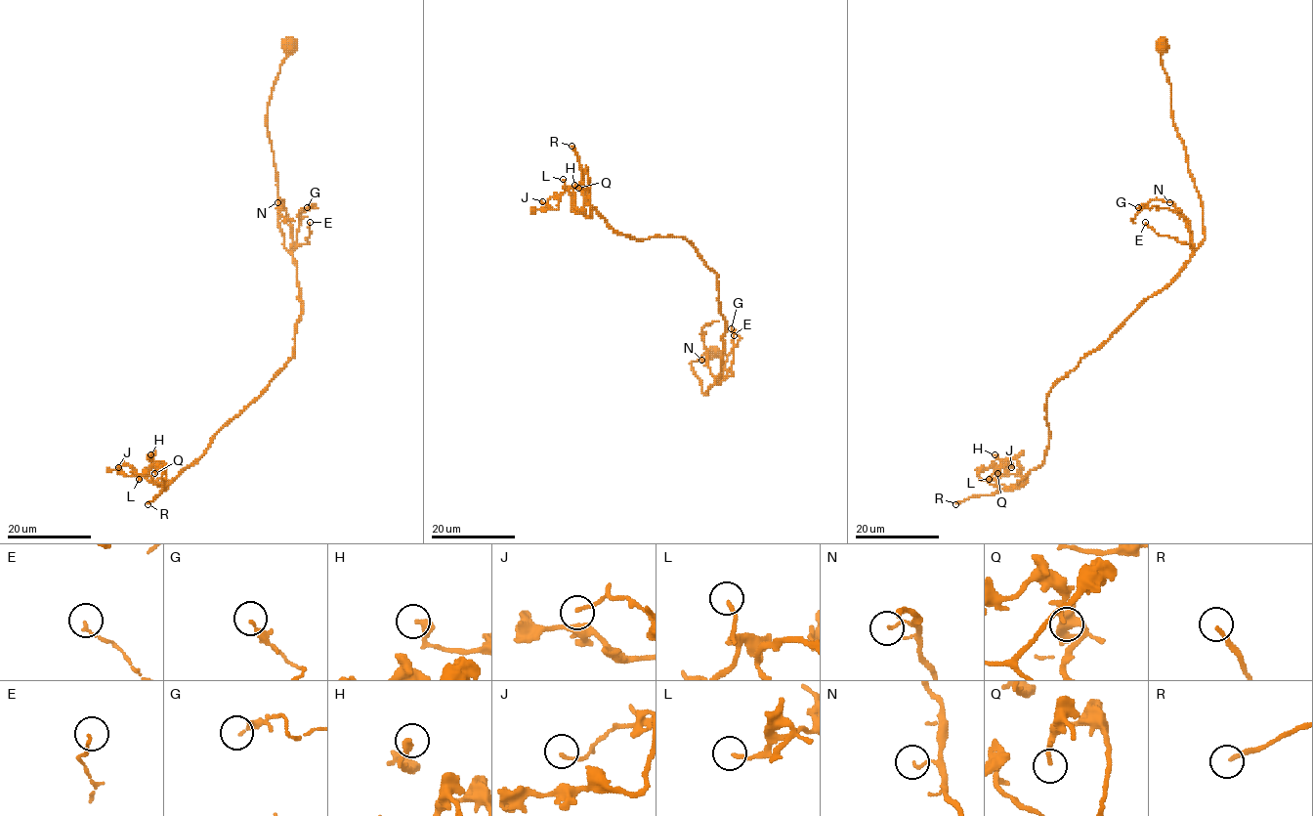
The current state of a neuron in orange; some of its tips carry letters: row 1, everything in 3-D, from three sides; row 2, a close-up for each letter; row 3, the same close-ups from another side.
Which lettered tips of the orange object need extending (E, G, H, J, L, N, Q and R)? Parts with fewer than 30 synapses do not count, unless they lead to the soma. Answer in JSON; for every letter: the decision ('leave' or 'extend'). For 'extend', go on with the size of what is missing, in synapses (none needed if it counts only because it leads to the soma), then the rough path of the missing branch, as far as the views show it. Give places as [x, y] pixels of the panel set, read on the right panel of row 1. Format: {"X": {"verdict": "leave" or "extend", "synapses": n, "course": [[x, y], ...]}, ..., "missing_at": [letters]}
{"E": {"verdict": "leave"}, "G": {"verdict": "leave"}, "H": {"verdict": "leave"}, "J": {"verdict": "leave"}, "L": {"verdict": "leave"}, "N": {"verdict": "leave"}, "Q": {"verdict": "leave"}, "R": {"verdict": "extend", "synapses": 45}, "missing_at": ["R"]}

